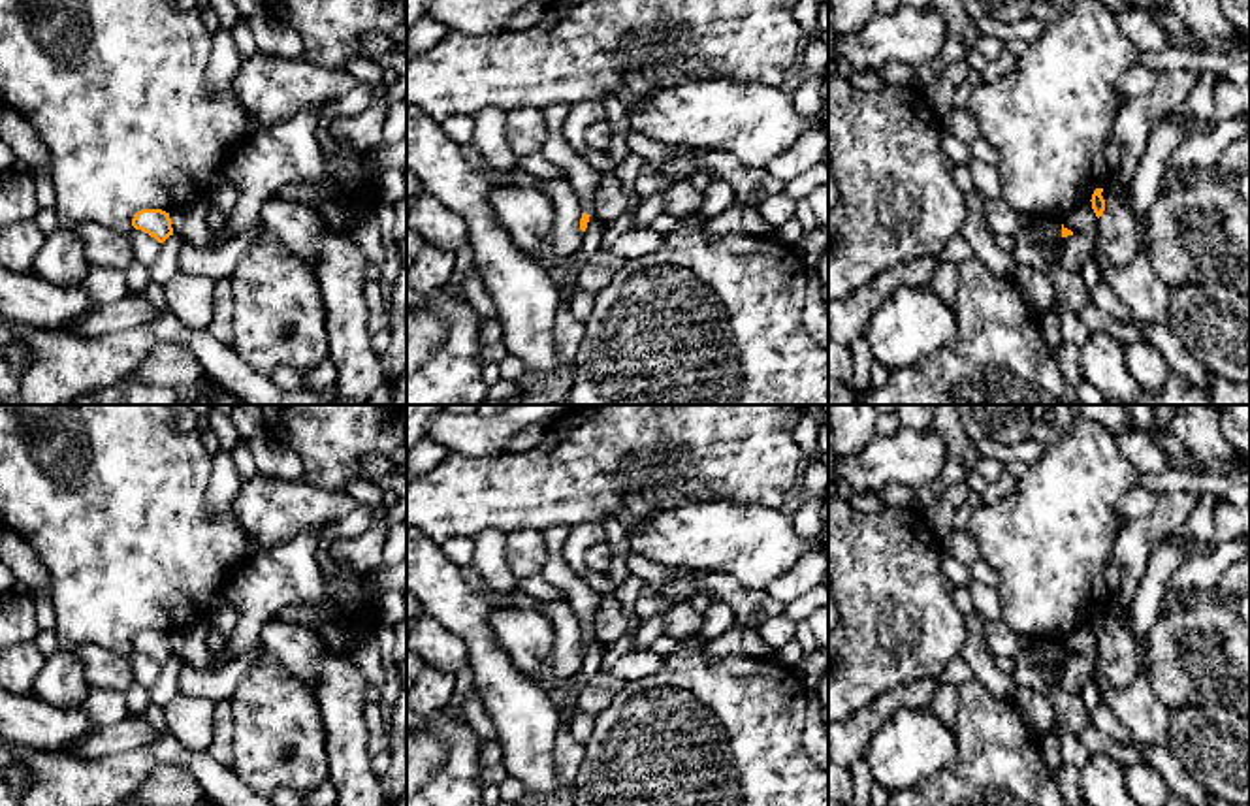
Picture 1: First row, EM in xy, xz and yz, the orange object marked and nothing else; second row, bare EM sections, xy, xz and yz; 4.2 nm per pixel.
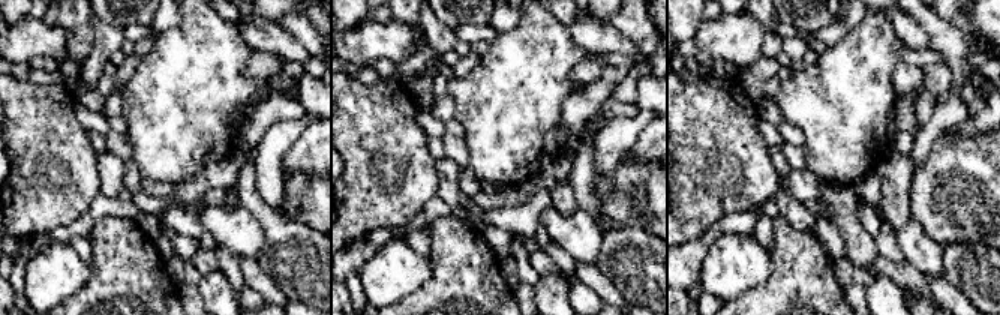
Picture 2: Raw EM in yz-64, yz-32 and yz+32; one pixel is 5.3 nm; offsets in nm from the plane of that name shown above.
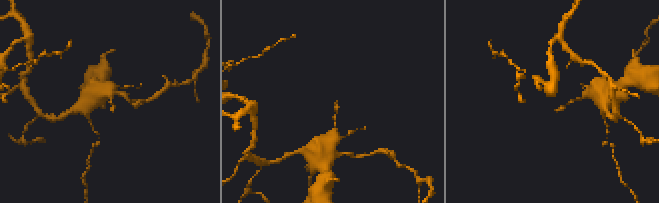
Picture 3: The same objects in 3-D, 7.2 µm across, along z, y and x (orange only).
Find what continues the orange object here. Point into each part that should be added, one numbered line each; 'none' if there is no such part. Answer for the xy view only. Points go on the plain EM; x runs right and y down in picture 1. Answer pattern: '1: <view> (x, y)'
none

